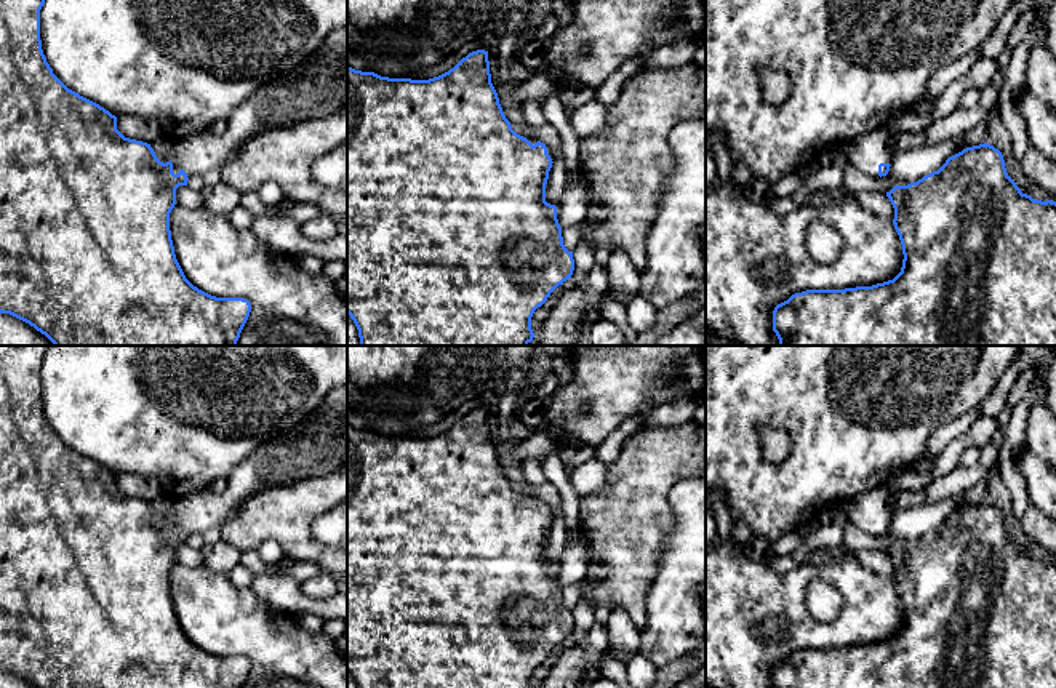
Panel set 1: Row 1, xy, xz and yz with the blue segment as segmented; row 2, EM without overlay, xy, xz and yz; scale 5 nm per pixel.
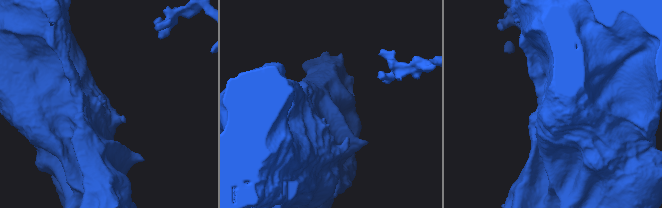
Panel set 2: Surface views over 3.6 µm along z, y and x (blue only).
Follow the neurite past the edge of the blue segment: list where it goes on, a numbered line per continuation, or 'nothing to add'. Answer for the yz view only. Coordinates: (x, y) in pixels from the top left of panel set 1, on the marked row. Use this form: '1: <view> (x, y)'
1: yz (866, 152)

